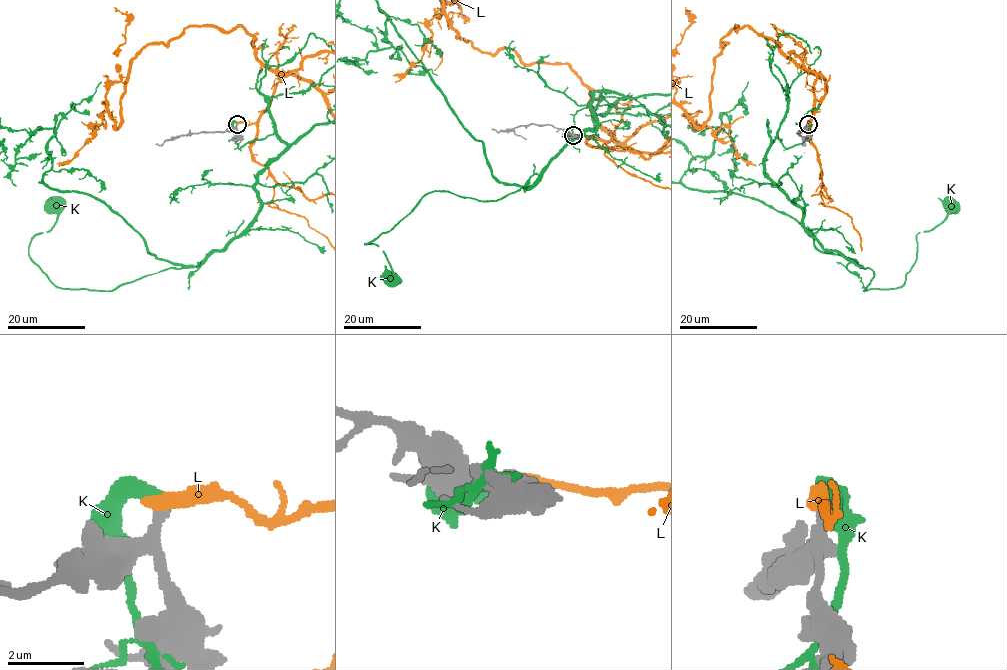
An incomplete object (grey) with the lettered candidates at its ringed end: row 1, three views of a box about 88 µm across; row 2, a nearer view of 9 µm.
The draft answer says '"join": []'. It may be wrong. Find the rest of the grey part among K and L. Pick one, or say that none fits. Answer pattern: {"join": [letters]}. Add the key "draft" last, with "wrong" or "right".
{"join": [], "draft": "right"}

